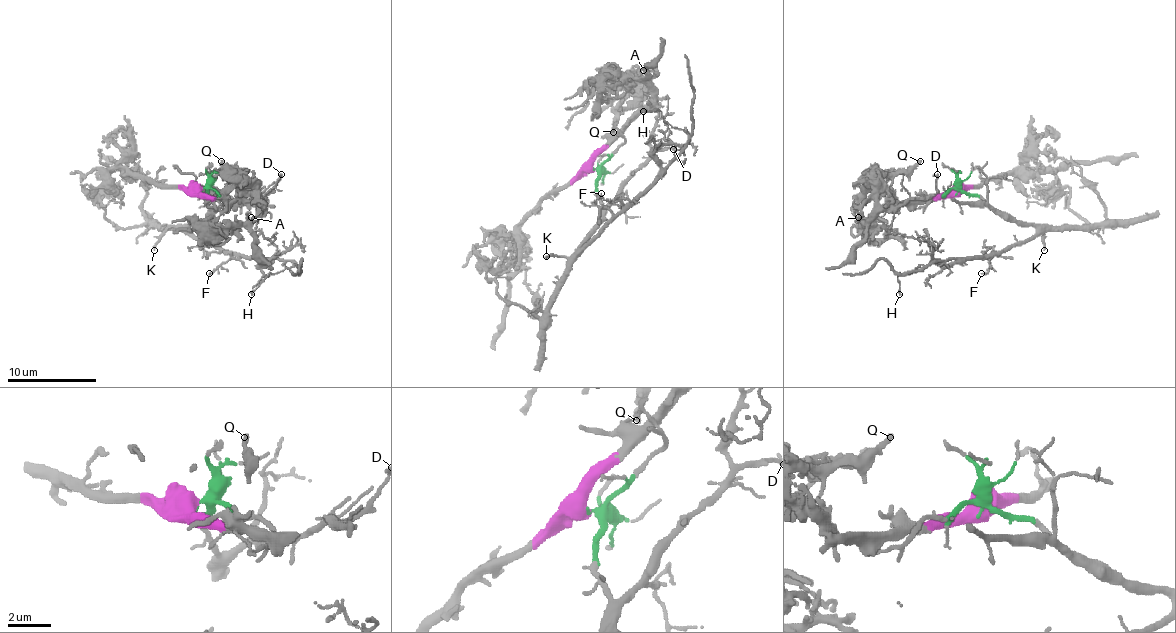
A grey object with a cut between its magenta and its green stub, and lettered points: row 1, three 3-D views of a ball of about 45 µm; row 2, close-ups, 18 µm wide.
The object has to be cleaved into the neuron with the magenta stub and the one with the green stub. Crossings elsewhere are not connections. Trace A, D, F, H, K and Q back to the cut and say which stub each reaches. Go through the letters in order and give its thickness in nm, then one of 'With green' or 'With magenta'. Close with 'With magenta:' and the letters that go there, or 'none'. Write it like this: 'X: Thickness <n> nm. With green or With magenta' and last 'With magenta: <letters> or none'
A: Thickness 190 nm. With magenta
D: Thickness 150 nm. With green
F: Thickness 130 nm. With green
H: Thickness 110 nm. With green
K: Thickness 120 nm. With green
Q: Thickness 240 nm. With magenta
With magenta: A, Q

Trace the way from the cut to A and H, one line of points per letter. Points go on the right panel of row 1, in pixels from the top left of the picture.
A: (956, 192), (909, 201), (880, 197), (869, 199), (857, 217)
H: (956, 192), (978, 194), (1036, 232), (996, 252), (938, 259), (898, 275), (900, 295)

